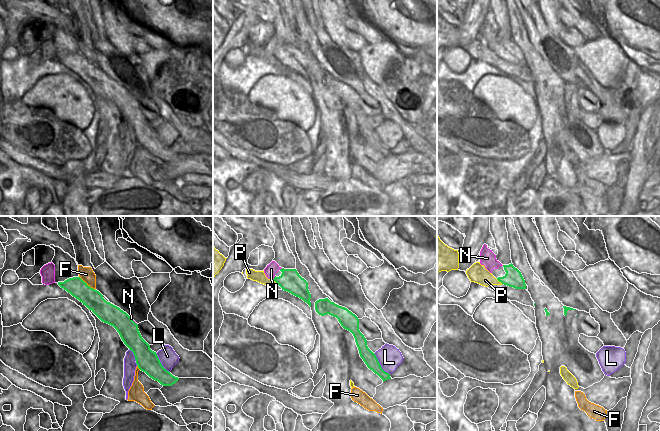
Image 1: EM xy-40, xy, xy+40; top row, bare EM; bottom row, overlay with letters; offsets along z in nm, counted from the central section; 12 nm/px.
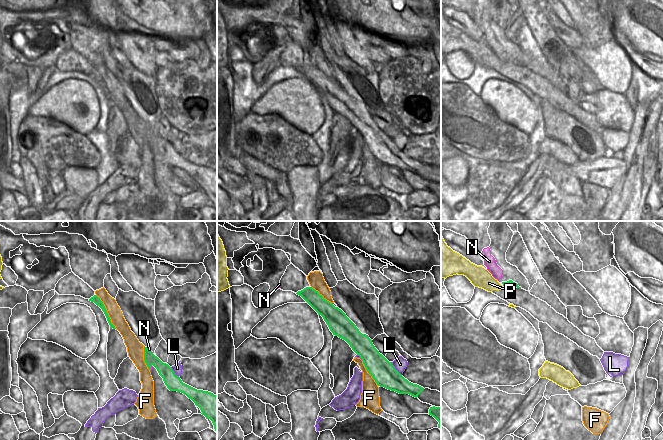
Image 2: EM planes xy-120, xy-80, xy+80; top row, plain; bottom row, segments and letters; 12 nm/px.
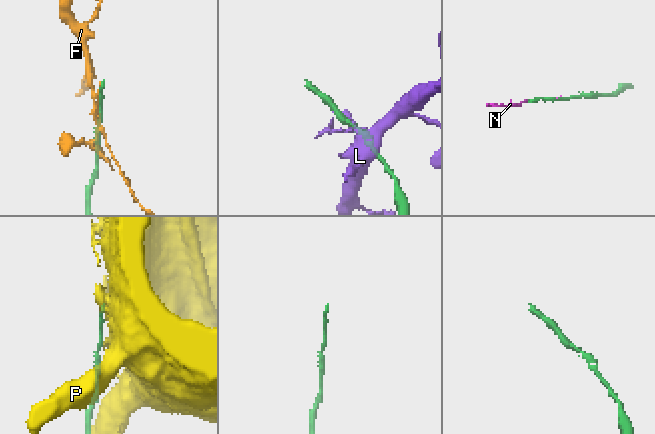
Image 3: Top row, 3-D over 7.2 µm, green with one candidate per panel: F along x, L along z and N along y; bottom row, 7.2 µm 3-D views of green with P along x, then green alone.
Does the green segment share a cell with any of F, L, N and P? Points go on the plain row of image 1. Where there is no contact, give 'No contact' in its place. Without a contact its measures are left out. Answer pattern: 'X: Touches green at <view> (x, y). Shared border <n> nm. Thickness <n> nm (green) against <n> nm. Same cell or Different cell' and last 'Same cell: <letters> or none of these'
F: Touches green at xy-40 (86, 60). Shared border 260 nm. Thickness 240 nm (green) against 170 nm. Different cell
L: Touches green at xy (379, 140). Shared border 320 nm. Thickness 160 nm (green) against 280 nm. Different cell
N: Touches green at xy (274, 54). Shared border 60 nm. Thickness 260 nm (green) against 140 nm. Same cell
P: Touches green at xy+40 (499, 57). Shared border 100 nm. Thickness 220 nm (green) against 200 nm. Different cell
Same cell: N.

